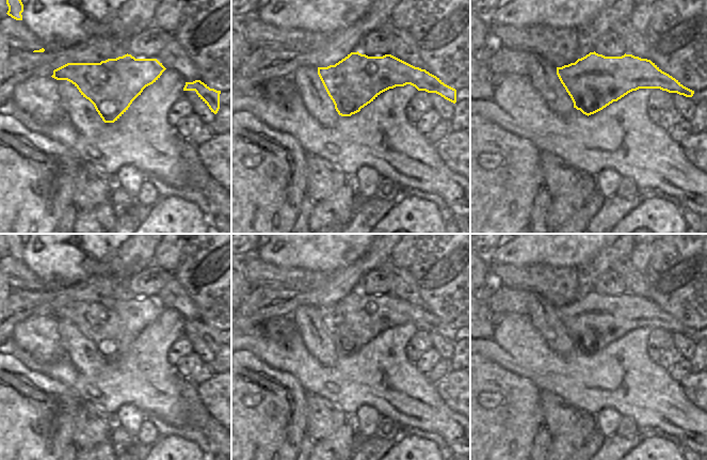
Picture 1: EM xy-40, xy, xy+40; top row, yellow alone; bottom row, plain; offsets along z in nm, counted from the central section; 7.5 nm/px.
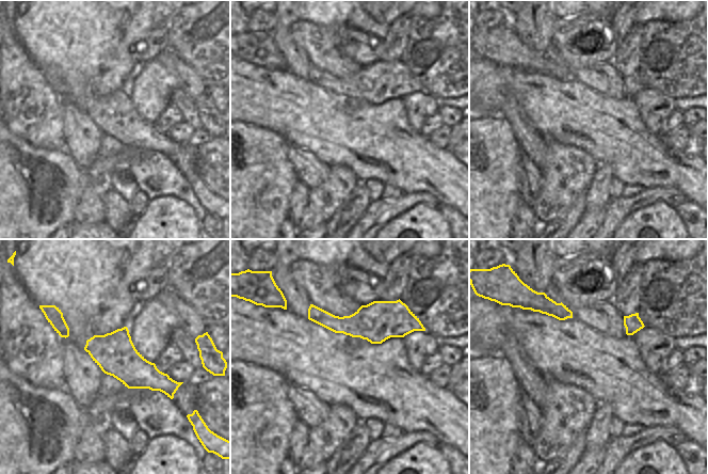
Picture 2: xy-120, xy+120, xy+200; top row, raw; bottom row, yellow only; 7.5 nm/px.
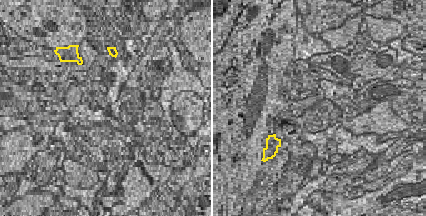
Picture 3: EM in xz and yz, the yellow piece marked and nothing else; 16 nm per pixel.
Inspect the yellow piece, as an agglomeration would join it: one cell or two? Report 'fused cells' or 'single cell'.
fused cells

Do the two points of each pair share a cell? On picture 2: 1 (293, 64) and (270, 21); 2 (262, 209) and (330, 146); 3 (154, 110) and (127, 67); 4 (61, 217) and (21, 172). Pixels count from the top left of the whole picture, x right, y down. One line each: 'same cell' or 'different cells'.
1: different cells
2: different cells
3: different cells
4: same cell

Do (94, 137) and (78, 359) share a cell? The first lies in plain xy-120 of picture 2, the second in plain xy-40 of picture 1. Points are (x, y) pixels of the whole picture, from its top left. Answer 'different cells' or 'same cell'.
same cell

